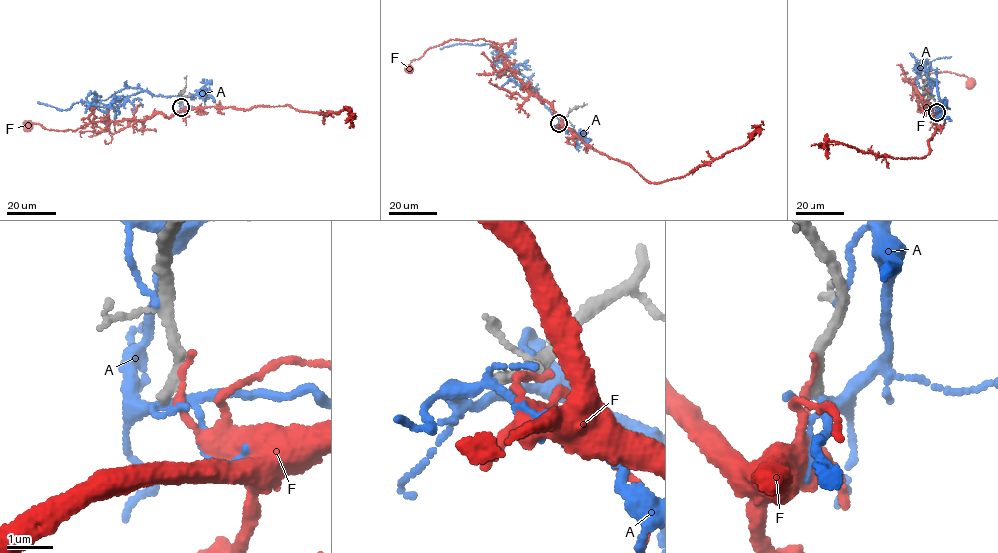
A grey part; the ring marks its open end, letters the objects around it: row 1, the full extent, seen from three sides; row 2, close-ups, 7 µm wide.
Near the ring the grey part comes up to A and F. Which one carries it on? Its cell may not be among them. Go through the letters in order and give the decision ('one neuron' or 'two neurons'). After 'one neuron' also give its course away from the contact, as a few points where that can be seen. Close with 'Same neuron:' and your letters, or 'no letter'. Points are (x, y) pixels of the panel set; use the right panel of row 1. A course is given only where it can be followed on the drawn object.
A: two neurons
F: two neurons
Same neuron: no letter

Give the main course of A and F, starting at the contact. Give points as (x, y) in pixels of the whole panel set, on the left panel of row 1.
A: (181, 107), (179, 97), (154, 95), (145, 90), (108, 104), (78, 101), (63, 110), (37, 102)
F: (182, 105), (186, 110), (170, 116), (155, 113), (142, 119), (106, 120), (74, 131), (24, 121), (27, 125)

